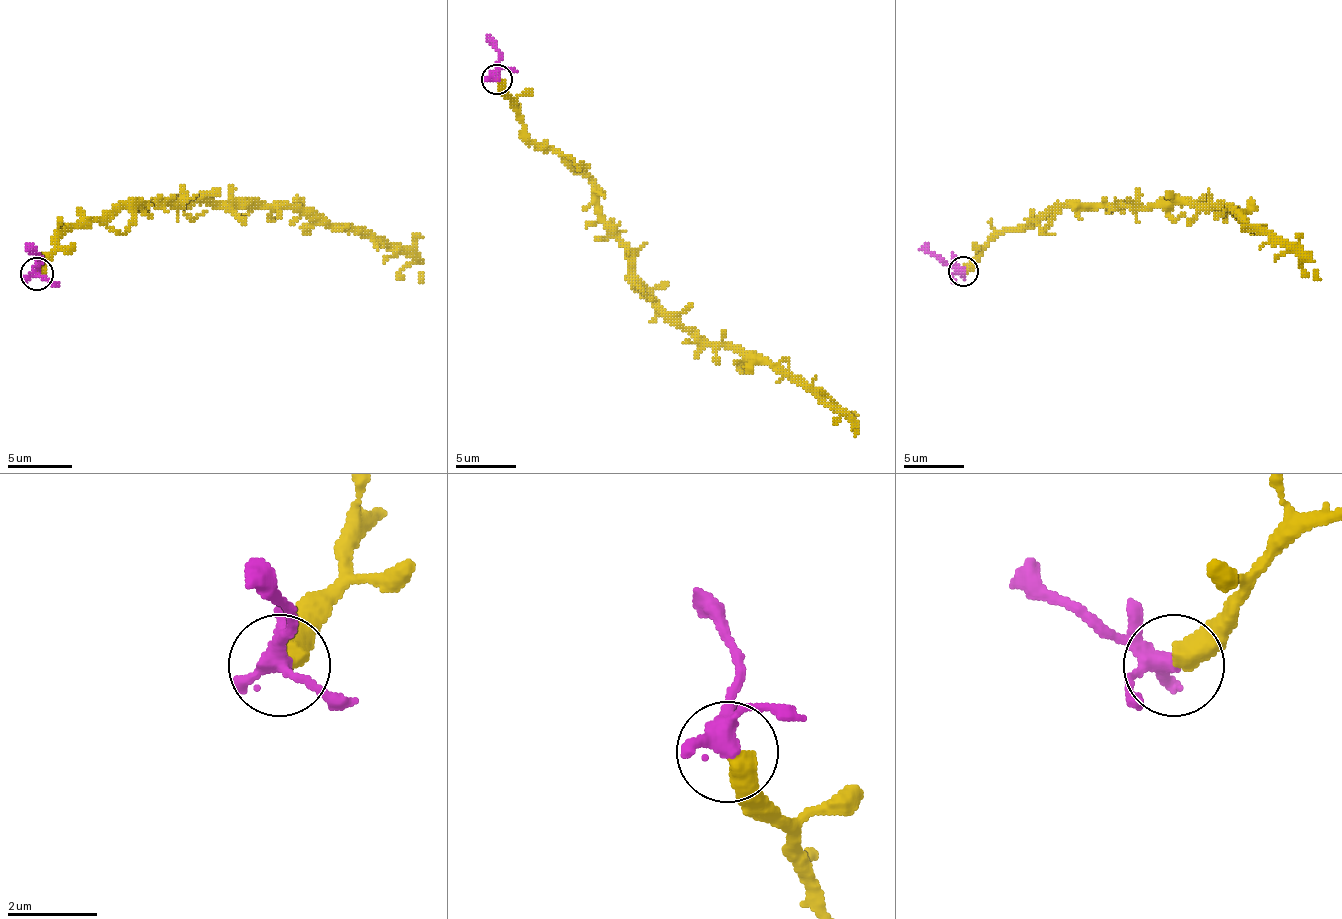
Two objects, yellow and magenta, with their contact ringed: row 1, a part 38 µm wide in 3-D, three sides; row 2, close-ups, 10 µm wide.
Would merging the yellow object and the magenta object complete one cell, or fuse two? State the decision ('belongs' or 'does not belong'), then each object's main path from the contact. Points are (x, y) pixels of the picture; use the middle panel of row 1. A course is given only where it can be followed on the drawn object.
belongs; course yellow (496, 80), (523, 131), (589, 180), (628, 273), (671, 316), (810, 385), (855, 436); course magenta (496, 80), (499, 53), (487, 35)

